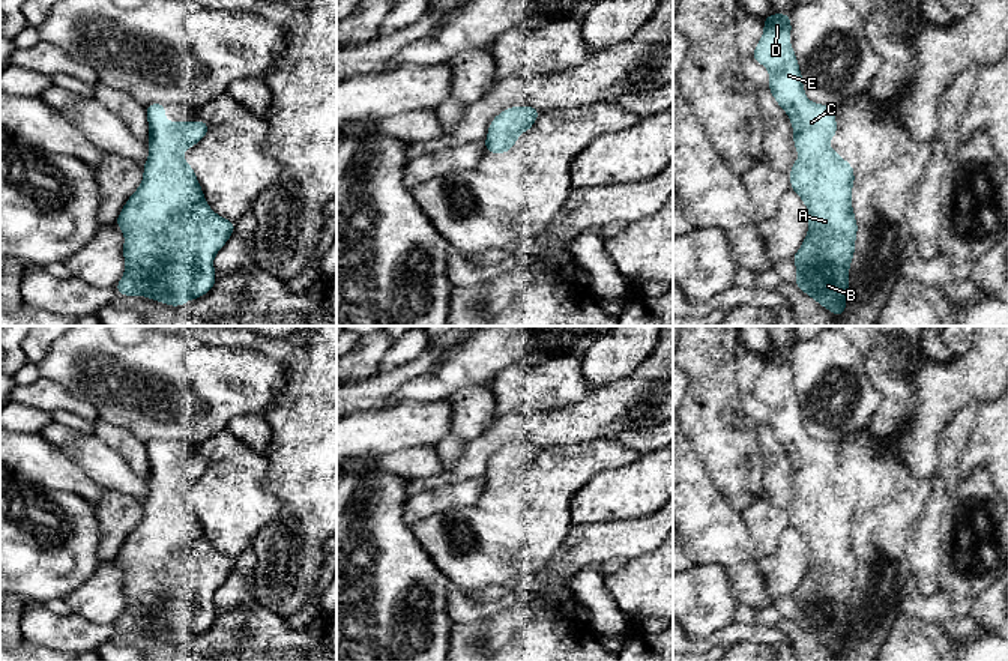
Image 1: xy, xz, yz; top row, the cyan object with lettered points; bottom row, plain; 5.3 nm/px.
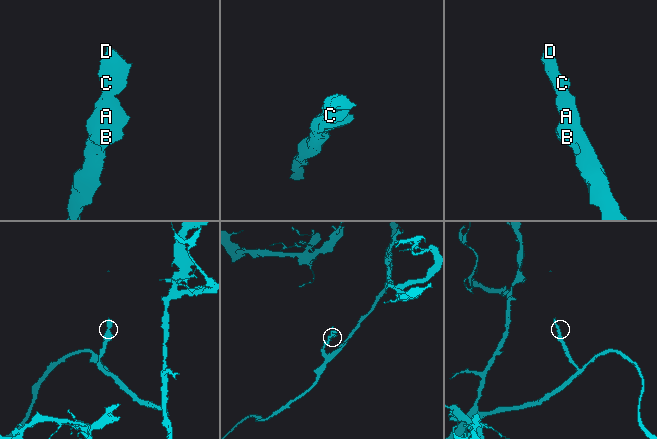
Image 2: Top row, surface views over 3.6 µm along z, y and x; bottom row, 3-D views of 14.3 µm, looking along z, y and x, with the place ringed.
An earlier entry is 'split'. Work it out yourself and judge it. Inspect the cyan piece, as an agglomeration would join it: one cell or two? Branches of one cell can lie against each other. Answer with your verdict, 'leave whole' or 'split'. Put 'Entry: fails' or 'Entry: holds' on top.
Entry: fails
leave whole

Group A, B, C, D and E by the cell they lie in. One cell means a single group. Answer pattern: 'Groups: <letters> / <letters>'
Groups: A B C D E

